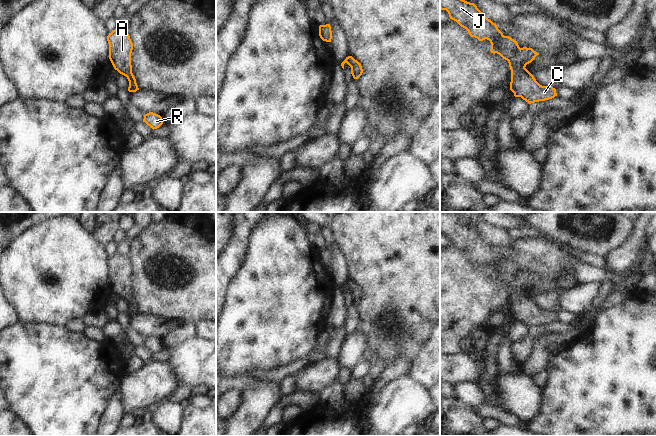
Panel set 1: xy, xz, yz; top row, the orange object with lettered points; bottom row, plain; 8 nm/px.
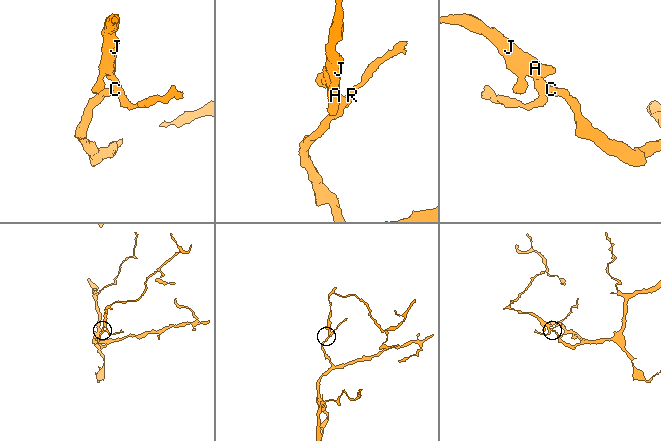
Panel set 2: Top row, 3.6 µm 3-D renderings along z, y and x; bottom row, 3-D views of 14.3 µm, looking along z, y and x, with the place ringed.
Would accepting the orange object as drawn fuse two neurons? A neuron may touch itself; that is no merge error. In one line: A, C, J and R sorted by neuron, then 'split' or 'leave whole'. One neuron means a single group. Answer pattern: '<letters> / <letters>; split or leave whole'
A C J R; leave whole

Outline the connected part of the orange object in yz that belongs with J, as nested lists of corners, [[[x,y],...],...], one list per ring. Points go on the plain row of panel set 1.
[[[440,212],[440,233],[446,234],[450,243],[465,252],[471,261],[475,261],[479,265],[489,264],[491,267],[490,276],[497,277],[508,285],[511,294],[510,314],[514,317],[515,321],[521,321],[531,328],[549,324],[557,320],[555,312],[540,309],[534,300],[525,292],[539,277],[535,276],[532,272],[520,272],[517,265],[509,260],[504,260],[497,249],[489,244],[474,227],[467,226],[460,222],[459,214],[456,212]]]

